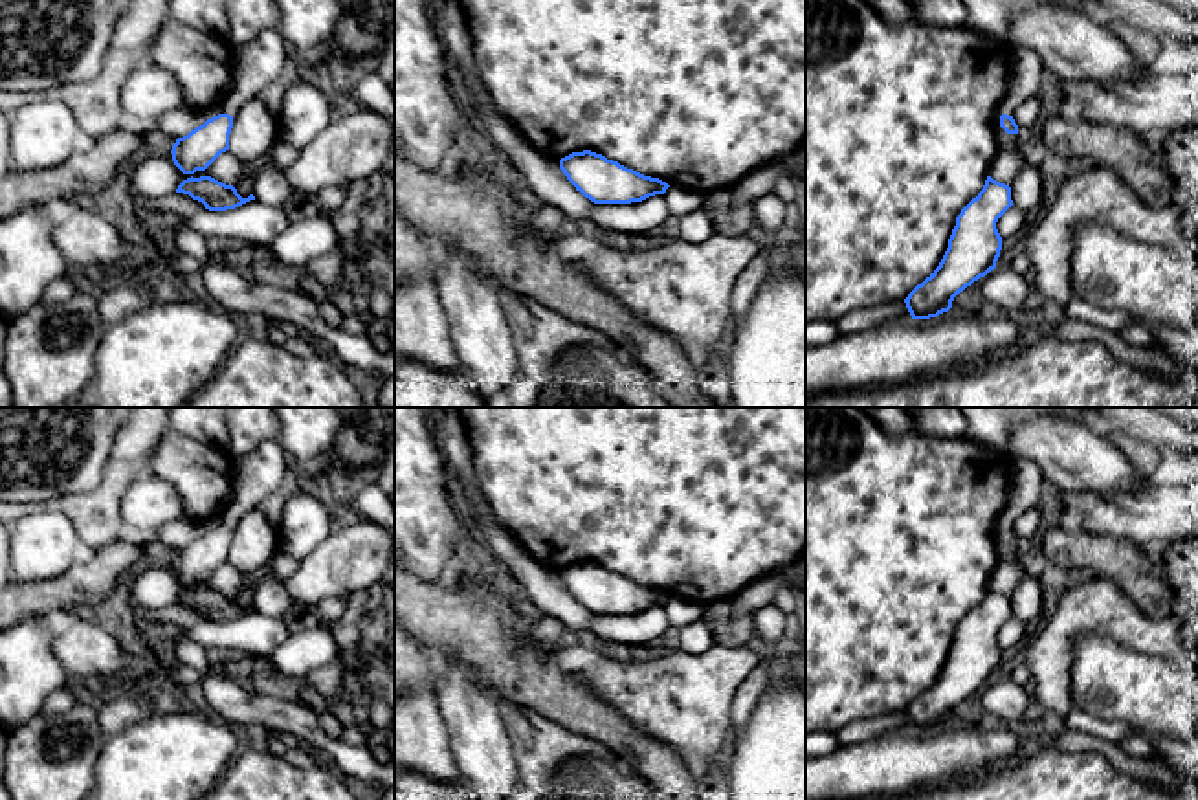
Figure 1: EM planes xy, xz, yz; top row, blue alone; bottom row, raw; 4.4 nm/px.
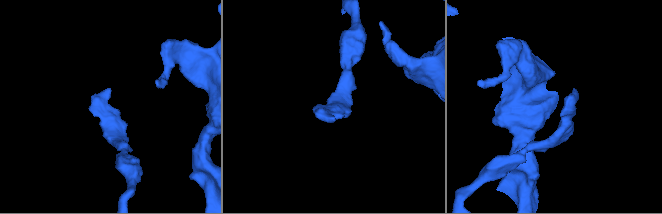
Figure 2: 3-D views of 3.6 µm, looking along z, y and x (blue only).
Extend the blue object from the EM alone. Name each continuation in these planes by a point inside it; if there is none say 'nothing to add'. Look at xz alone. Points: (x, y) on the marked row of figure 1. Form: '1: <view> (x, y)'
nothing to add

